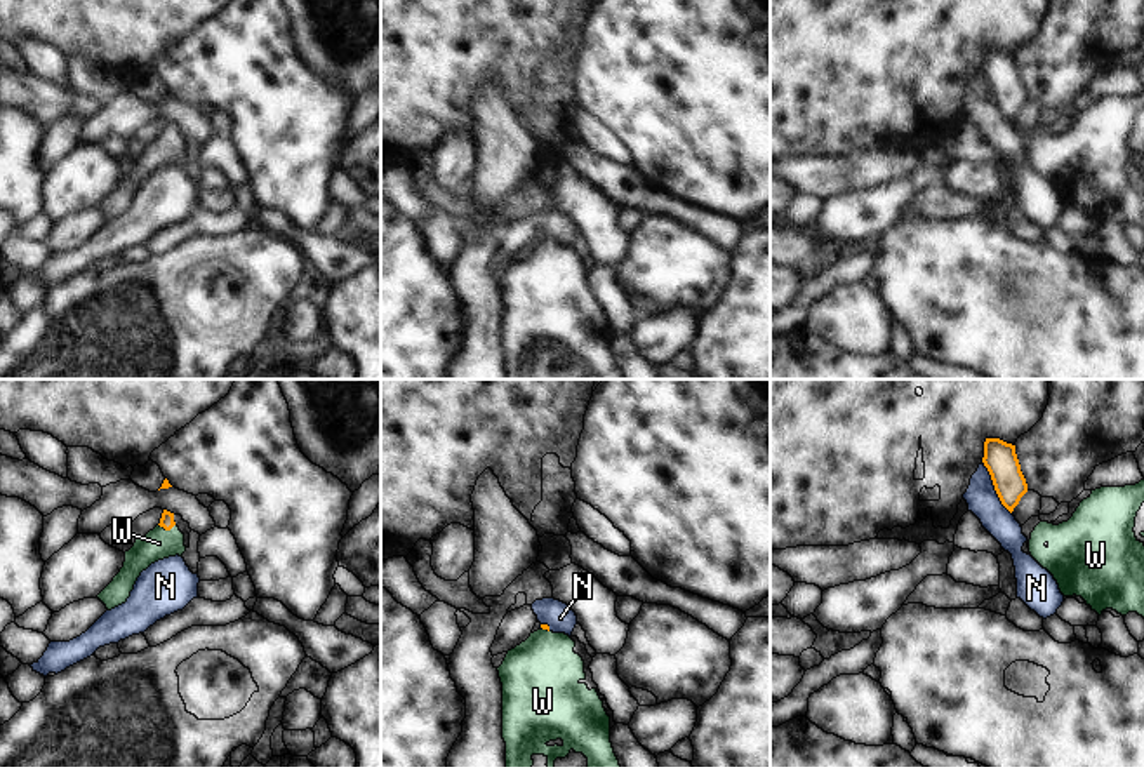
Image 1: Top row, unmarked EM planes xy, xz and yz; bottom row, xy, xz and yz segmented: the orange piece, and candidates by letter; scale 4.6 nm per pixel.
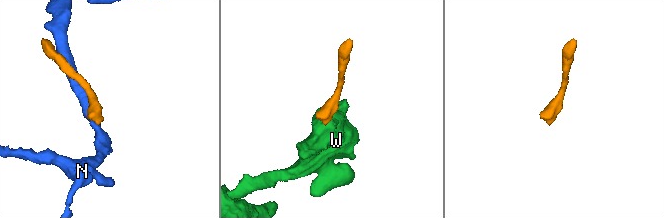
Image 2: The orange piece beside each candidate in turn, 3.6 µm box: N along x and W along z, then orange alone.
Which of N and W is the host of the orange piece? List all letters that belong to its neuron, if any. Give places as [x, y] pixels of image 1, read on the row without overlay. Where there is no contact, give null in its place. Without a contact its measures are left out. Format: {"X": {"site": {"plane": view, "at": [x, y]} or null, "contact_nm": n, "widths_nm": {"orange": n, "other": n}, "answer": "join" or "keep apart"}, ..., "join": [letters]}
{"N": {"site": {"plane": "yz", "at": [995, 98]}, "contact_nm": 280, "widths_nm": {"orange": 150, "other": 150}, "answer": "keep apart"}, "W": {"site": {"plane": "xy", "at": [167, 140]}, "contact_nm": 80, "widths_nm": {"orange": 70, "other": 140}, "answer": "join"}, "join": ["W"]}

